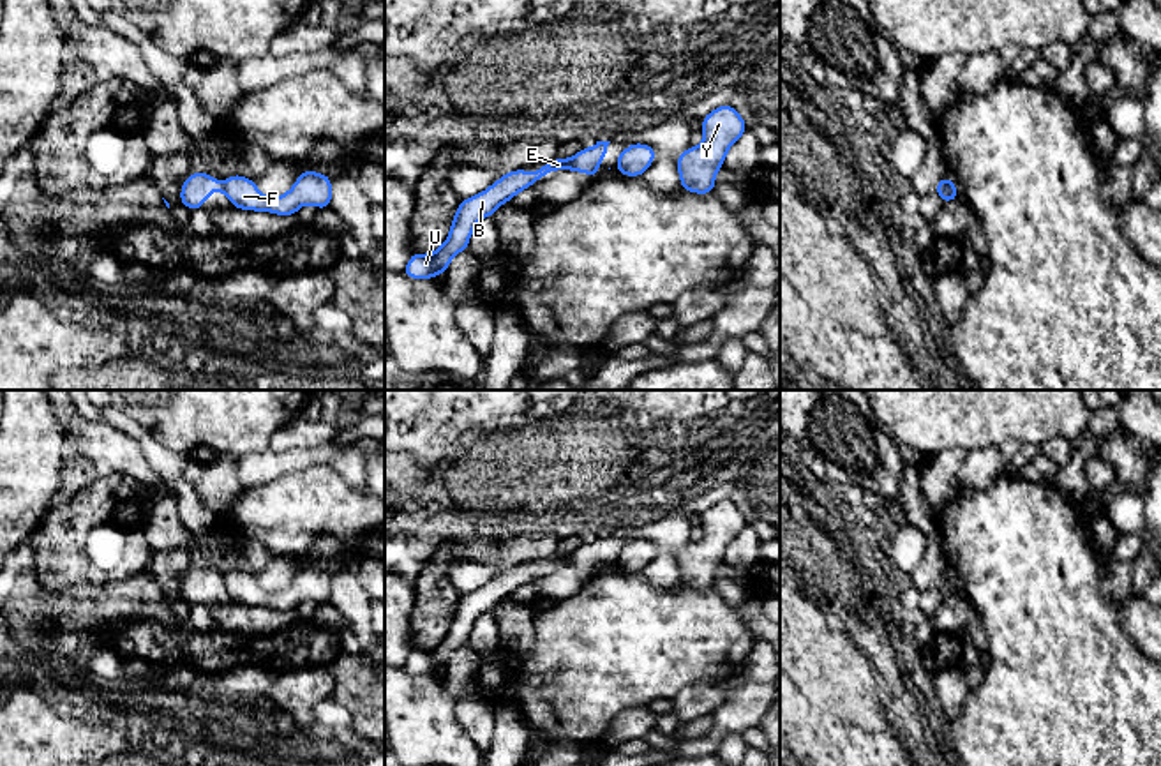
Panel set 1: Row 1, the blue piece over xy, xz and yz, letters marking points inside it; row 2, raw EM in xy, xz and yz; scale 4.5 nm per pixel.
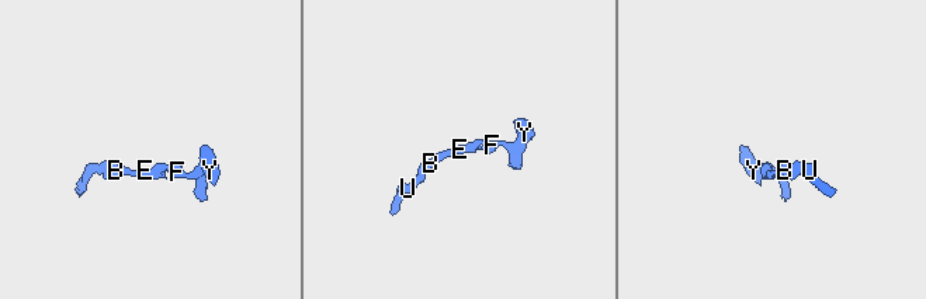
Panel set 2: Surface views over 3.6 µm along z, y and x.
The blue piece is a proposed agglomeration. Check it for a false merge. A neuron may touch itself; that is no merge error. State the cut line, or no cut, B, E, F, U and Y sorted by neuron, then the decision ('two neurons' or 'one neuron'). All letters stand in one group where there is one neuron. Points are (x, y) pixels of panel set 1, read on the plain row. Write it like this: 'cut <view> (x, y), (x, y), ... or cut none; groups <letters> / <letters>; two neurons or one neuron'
cut xy (223, 578), (226, 588); groups B E U / F Y; two neurons

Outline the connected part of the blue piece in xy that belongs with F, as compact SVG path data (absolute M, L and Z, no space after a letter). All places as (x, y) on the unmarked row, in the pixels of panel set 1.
M300 567L295 581L277 593L263 591L254 575L236 568L224 579L229 598L249 607L261 605L277 611L296 611L302 600L330 604L332 597L332 574L318 567Z

